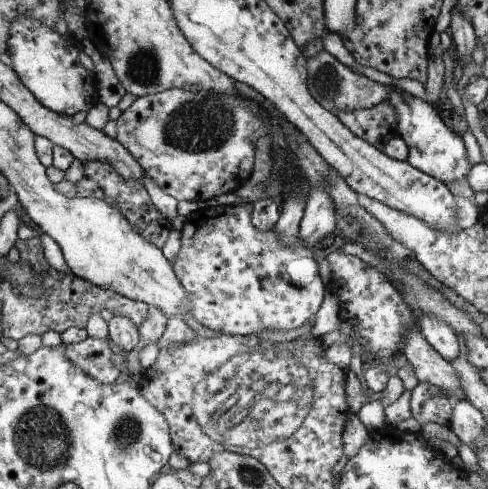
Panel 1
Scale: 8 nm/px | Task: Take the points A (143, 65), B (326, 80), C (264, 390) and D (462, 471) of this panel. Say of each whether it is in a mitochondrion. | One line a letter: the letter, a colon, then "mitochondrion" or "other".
A: mitochondrion
B: mitochondrion
C: mitochondrion
D: other

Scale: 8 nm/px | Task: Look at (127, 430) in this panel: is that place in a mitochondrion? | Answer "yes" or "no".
yes

